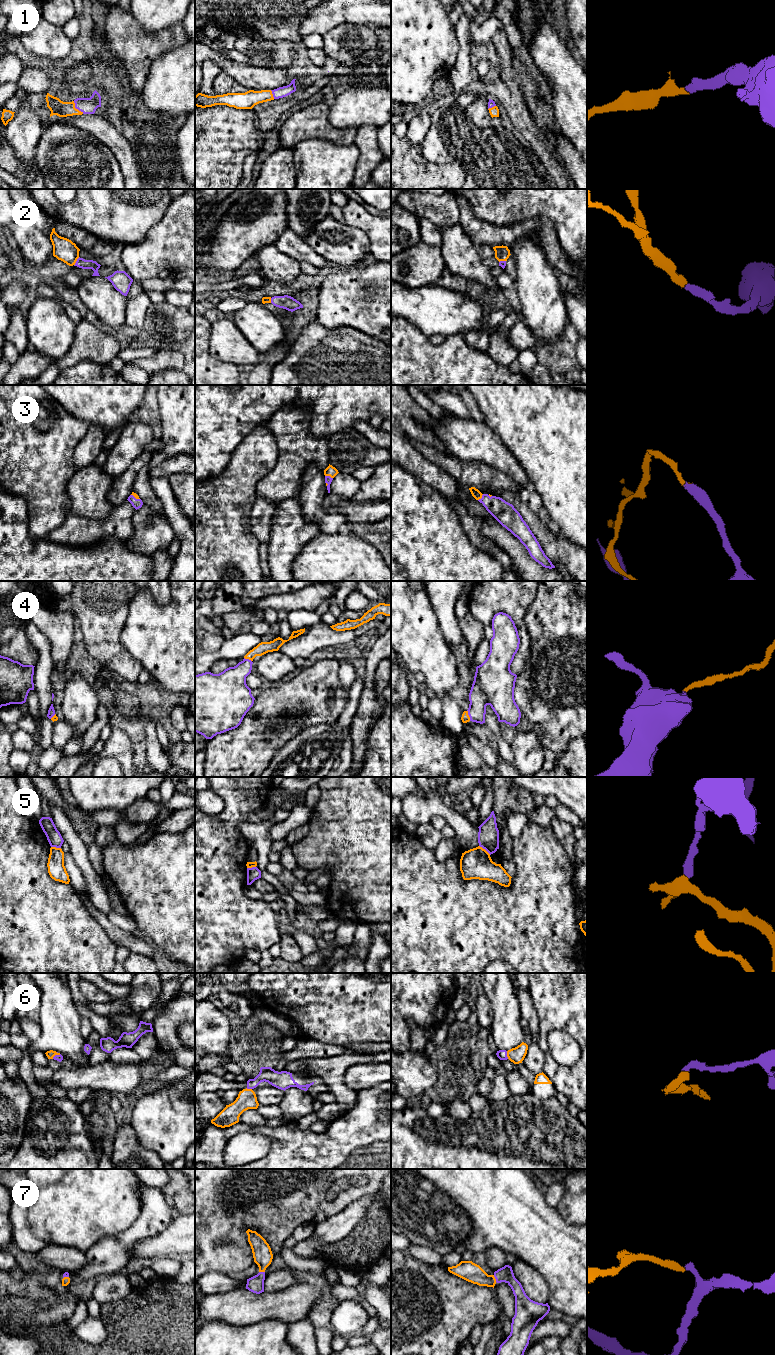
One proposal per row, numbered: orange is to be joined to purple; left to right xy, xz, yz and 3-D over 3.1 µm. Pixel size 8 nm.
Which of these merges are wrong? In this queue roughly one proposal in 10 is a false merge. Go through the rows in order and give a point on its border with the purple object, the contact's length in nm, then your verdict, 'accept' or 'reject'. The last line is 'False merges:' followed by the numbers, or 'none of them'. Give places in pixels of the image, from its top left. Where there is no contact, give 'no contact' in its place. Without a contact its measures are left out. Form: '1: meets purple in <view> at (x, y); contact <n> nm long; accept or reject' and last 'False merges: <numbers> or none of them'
1: meets purple in xy at (76, 108); contact 130 nm long; accept
2: meets purple in xy at (76, 261); contact 80 nm long; accept
3: meets purple in xz at (329, 476); contact 70 nm long; accept
4: meets purple in yz at (468, 714); contact 90 nm long; accept
5: meets purple in yz at (485, 849); contact 120 nm long; reject
6: meets purple in yz at (506, 1055); contact 70 nm long; accept
7: meets purple in yz at (495, 1278); contact 60 nm long; accept
False merges: 5

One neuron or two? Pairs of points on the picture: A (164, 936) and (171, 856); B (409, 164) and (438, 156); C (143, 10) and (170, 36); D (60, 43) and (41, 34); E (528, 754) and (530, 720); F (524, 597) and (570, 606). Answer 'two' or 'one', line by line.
A: one
B: two
C: two
D: one
E: two
F: two

